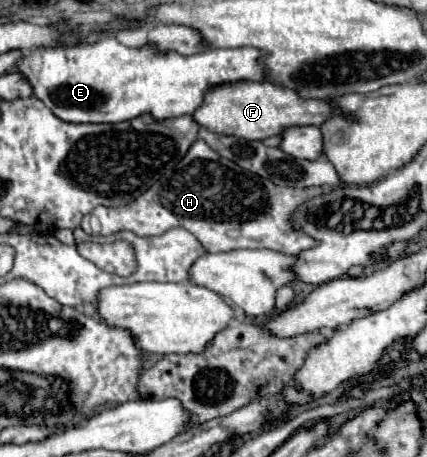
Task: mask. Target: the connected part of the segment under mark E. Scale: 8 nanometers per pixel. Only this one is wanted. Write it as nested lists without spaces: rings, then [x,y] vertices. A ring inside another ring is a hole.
[[[107,36],[93,44],[83,42],[79,46],[35,48],[19,62],[19,72],[29,78],[35,96],[65,122],[123,122],[145,112],[157,120],[165,120],[183,116],[187,112],[193,114],[203,104],[209,88],[243,80],[265,80],[265,66],[261,64],[261,58],[265,56],[267,54],[257,48],[213,48],[201,54],[183,56],[179,52],[157,50],[151,44],[129,48],[117,42],[113,36]]]

